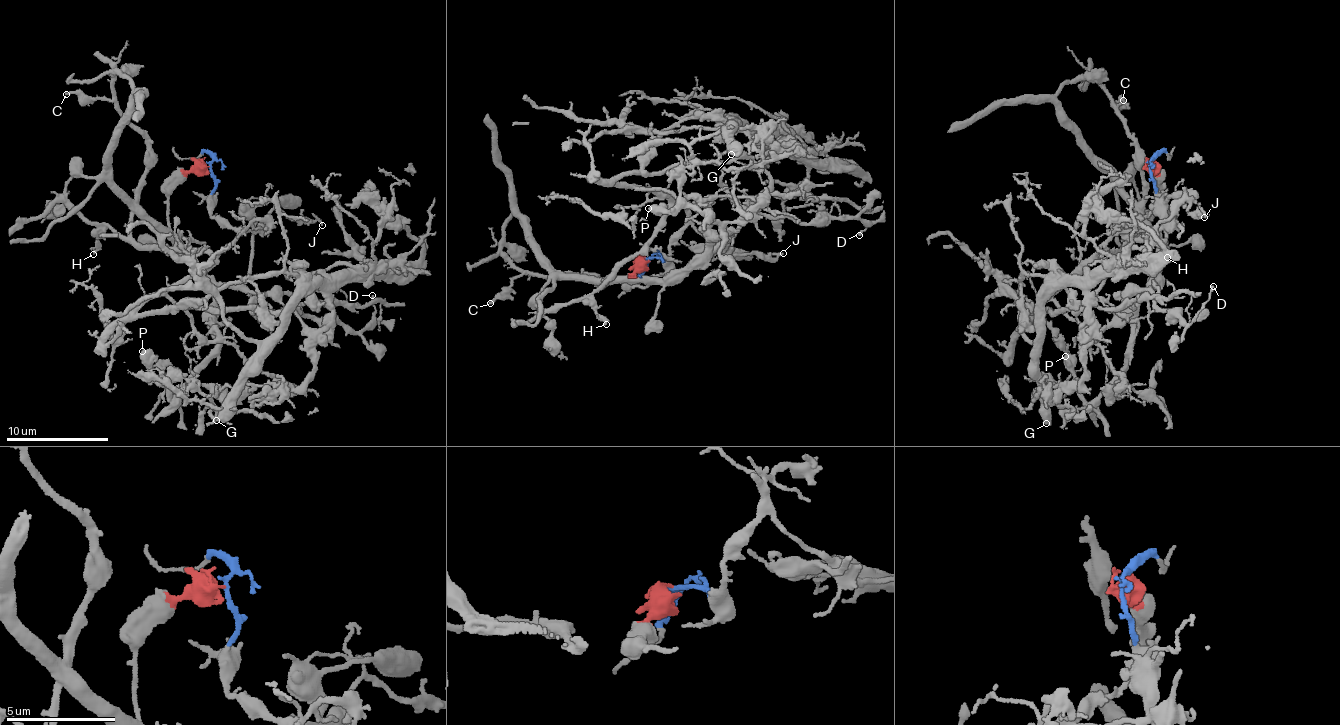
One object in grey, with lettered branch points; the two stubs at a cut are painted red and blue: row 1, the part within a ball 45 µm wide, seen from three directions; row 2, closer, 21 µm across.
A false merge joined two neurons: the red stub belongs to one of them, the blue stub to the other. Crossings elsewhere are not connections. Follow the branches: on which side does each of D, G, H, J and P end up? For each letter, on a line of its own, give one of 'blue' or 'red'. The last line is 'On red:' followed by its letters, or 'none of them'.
D: red
G: blue
H: blue
J: blue
P: red
On red: D, P

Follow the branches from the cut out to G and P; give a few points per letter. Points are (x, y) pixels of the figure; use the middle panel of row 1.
G: (646, 257), (670, 260), (684, 208), (612, 183), (639, 173), (655, 133), (723, 127), (736, 143), (731, 155)
P: (646, 257), (632, 283), (646, 287), (731, 232), (704, 212), (648, 207)

